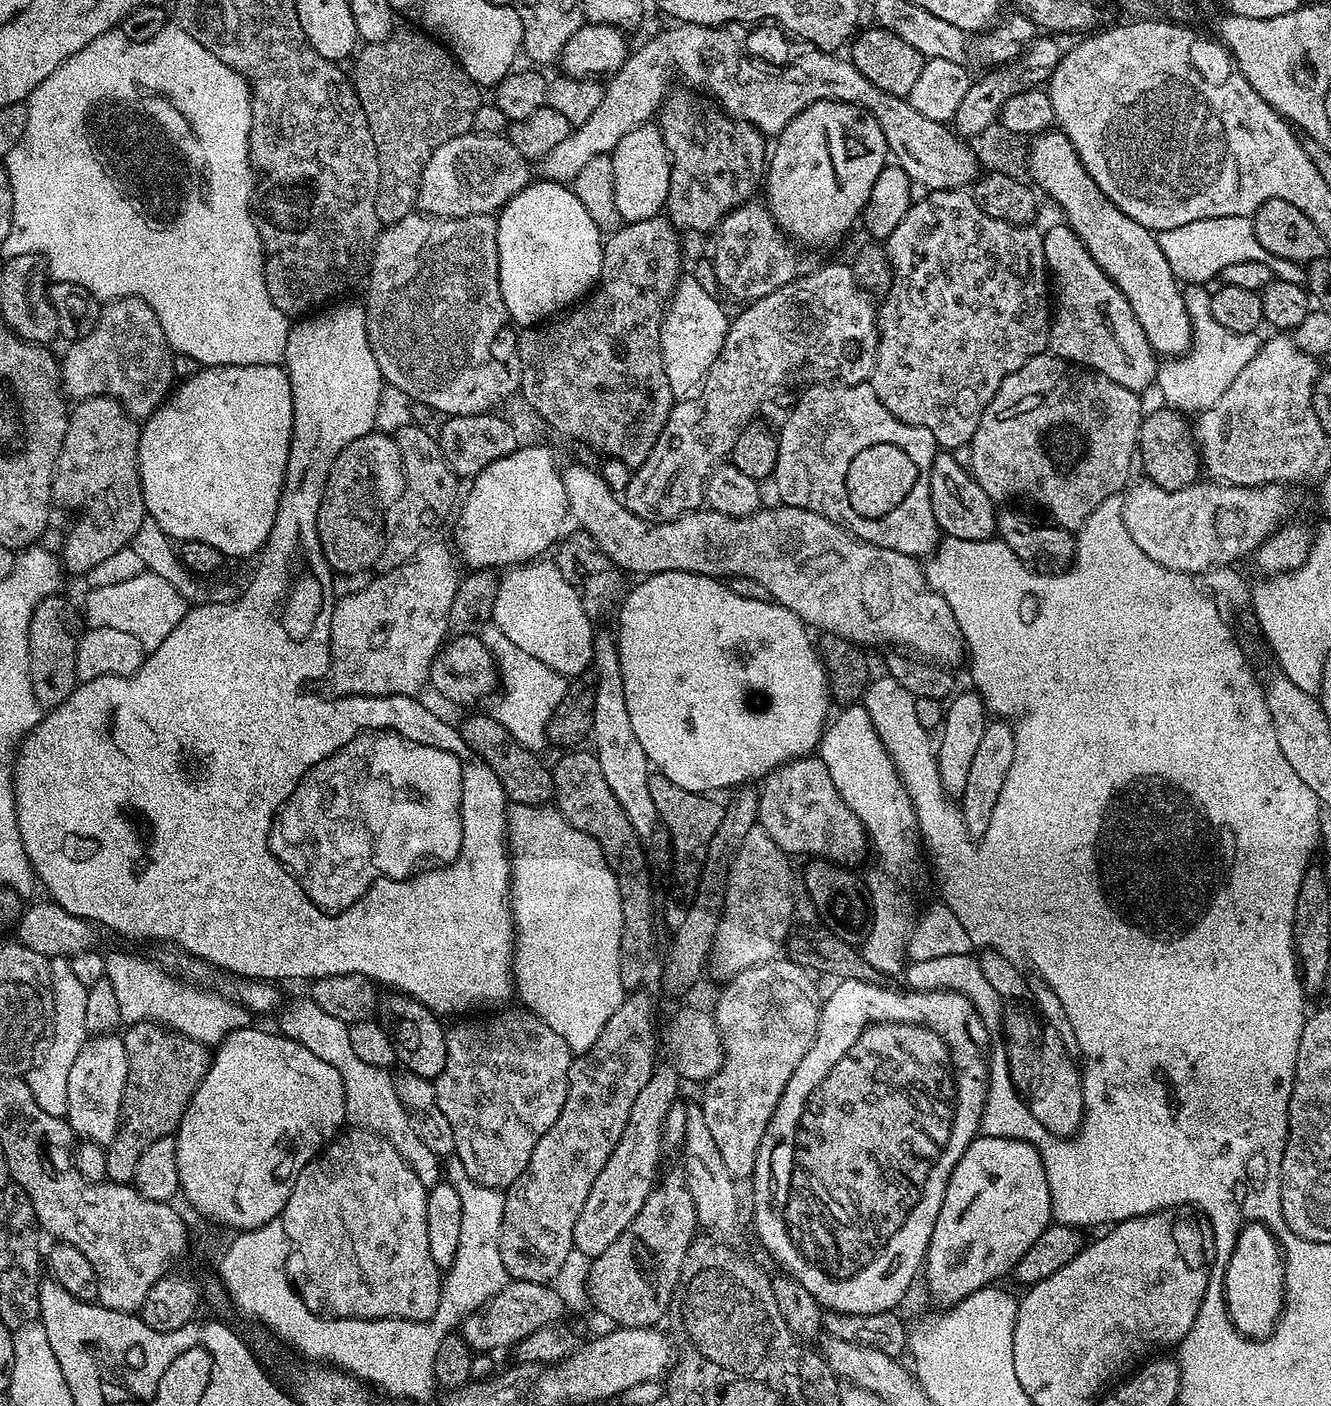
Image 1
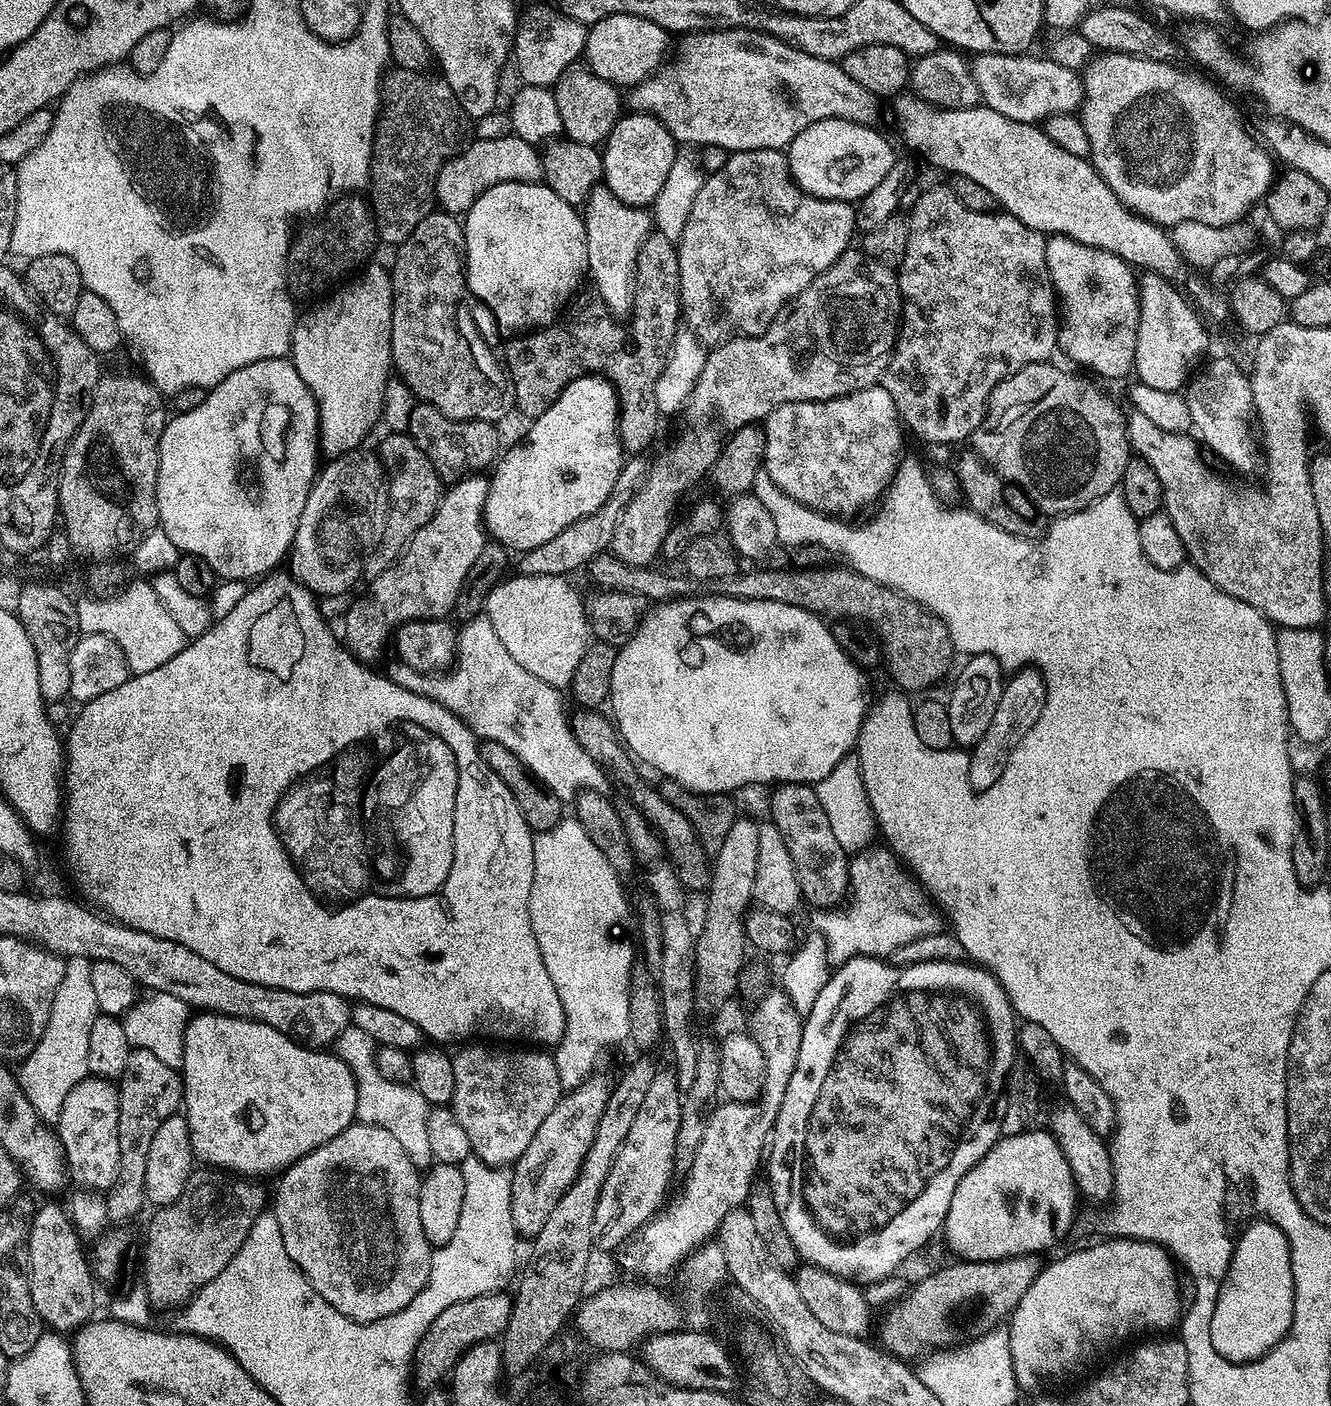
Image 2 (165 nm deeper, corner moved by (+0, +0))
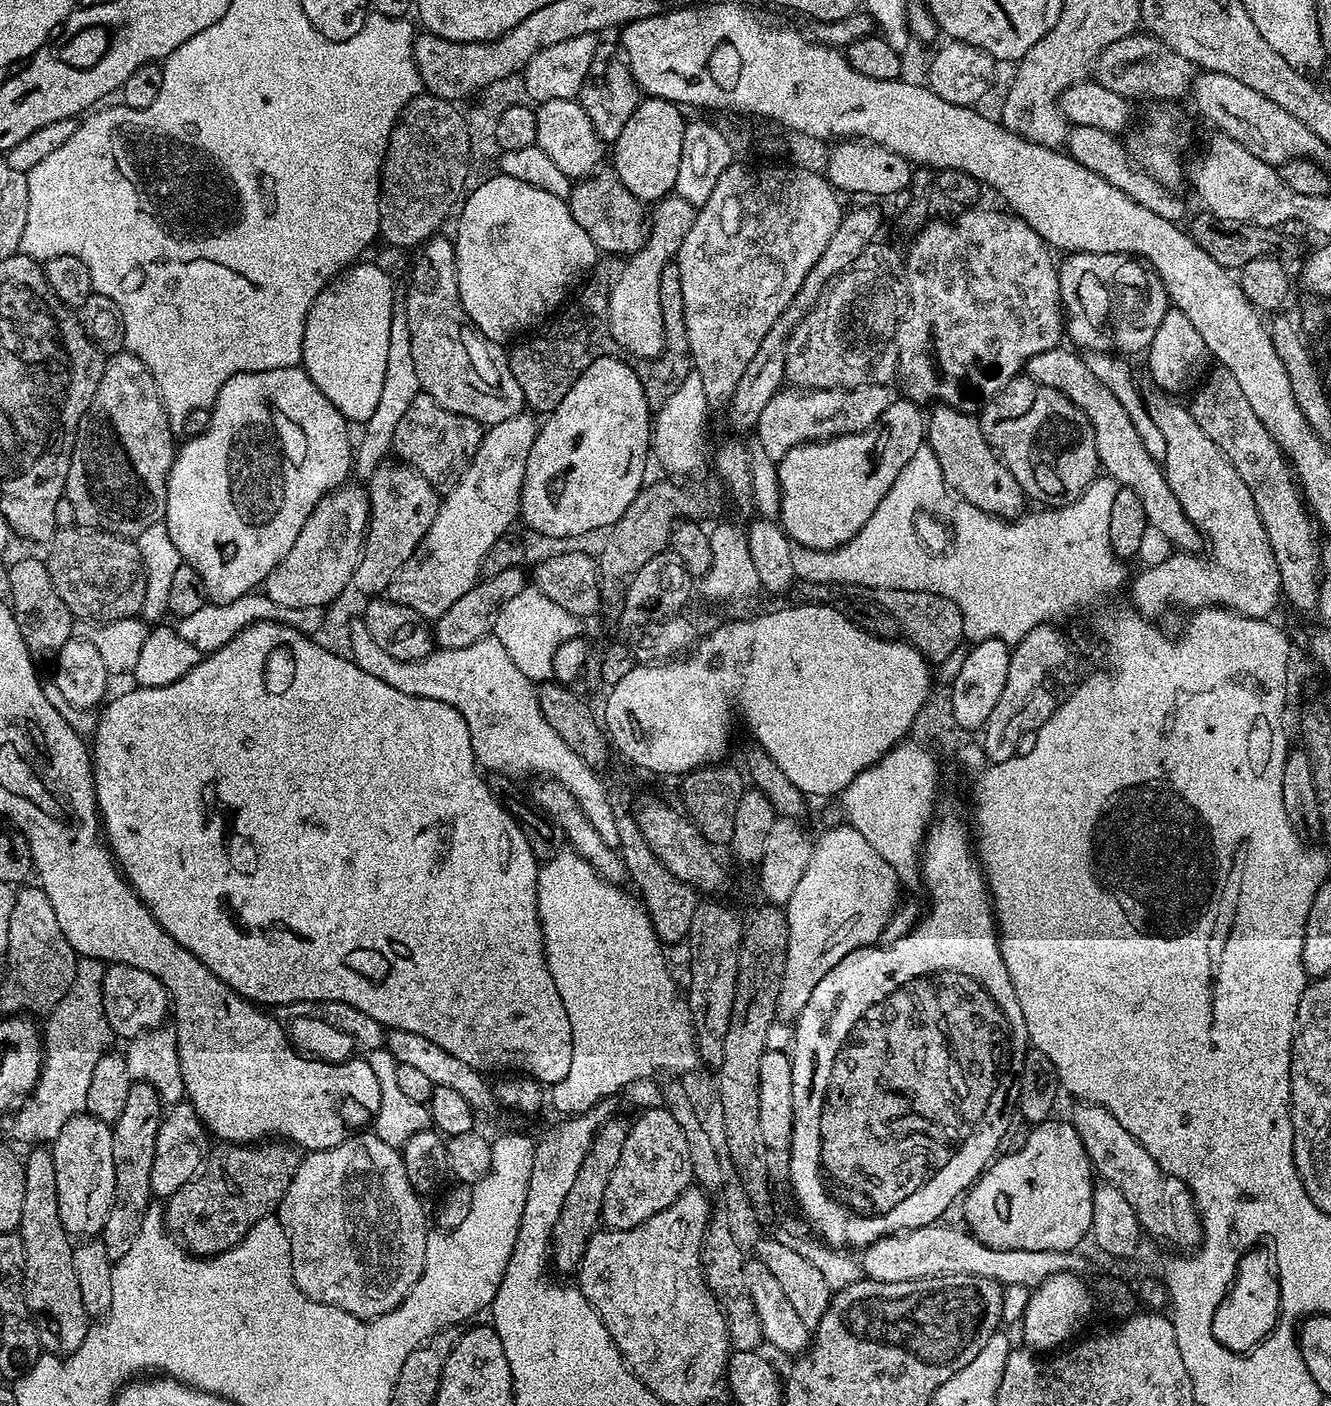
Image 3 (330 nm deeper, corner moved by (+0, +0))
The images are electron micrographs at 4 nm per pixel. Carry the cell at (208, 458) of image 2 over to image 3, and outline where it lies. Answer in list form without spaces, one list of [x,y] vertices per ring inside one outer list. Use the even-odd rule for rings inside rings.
[[[300,366],[261,372],[235,372],[218,390],[211,413],[210,424],[206,426],[205,432],[187,437],[183,441],[185,444],[181,443],[176,449],[176,459],[173,460],[168,475],[166,510],[162,523],[168,527],[170,542],[178,546],[181,561],[202,574],[205,593],[215,603],[225,604],[234,598],[247,596],[263,585],[265,578],[278,566],[278,562],[282,562],[282,558],[290,554],[290,546],[294,546],[298,534],[302,534],[302,526],[306,526],[306,518],[310,518],[317,502],[349,479],[354,468],[354,440],[348,437],[349,421],[336,409],[334,402],[330,402],[330,398],[326,398],[326,394],[322,394],[322,390],[314,386],[308,373]]]

